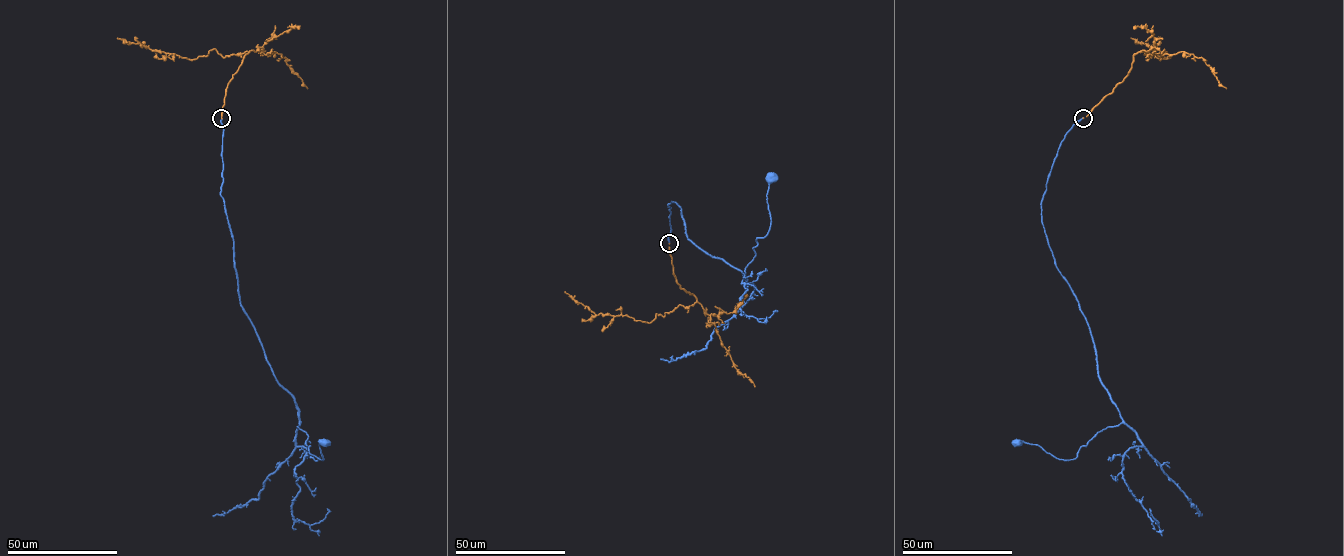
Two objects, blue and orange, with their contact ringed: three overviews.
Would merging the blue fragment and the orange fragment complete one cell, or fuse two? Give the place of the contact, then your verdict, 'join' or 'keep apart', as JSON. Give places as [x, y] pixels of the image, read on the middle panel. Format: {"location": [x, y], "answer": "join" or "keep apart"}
{"location": [669, 243], "answer": "join"}

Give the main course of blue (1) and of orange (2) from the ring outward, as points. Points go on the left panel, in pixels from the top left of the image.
1: (222, 118), (220, 194), (239, 301), (273, 375), (294, 398), (309, 452), (321, 460), (324, 441)
2: (222, 118), (225, 89), (249, 52), (223, 57), (212, 49), (207, 56), (189, 59), (117, 38)

